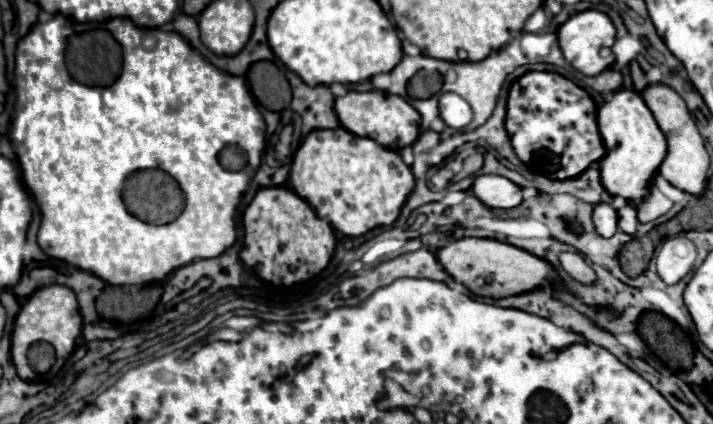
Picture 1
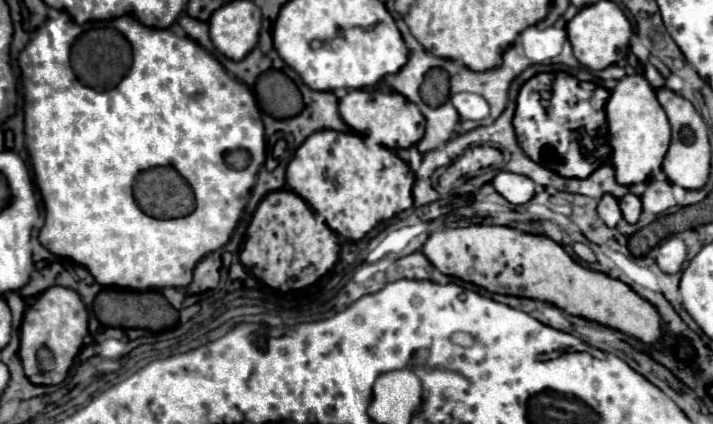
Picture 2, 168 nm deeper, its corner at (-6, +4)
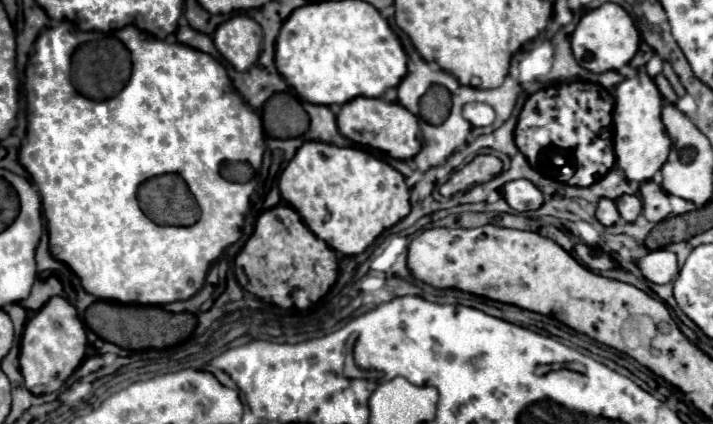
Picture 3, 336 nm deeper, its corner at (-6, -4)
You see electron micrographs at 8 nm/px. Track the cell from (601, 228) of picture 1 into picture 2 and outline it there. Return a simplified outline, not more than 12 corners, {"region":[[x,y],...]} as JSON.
{"region":[[606,194],[598,202],[598,216],[614,228],[622,220],[618,200]]}

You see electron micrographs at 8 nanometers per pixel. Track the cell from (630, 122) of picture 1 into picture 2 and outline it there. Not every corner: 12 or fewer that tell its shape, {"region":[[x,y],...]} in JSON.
{"region":[[642,74],[606,104],[618,184],[646,182],[670,144],[668,116]]}

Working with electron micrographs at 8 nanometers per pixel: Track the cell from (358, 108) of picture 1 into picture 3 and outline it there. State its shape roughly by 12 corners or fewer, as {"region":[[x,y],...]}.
{"region":[[354,98],[338,114],[352,142],[414,158],[418,118],[398,102]]}

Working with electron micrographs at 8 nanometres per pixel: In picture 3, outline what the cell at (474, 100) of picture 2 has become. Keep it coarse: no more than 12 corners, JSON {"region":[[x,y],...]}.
{"region":[[472,102],[462,116],[472,126],[490,126],[494,110],[488,104]]}

